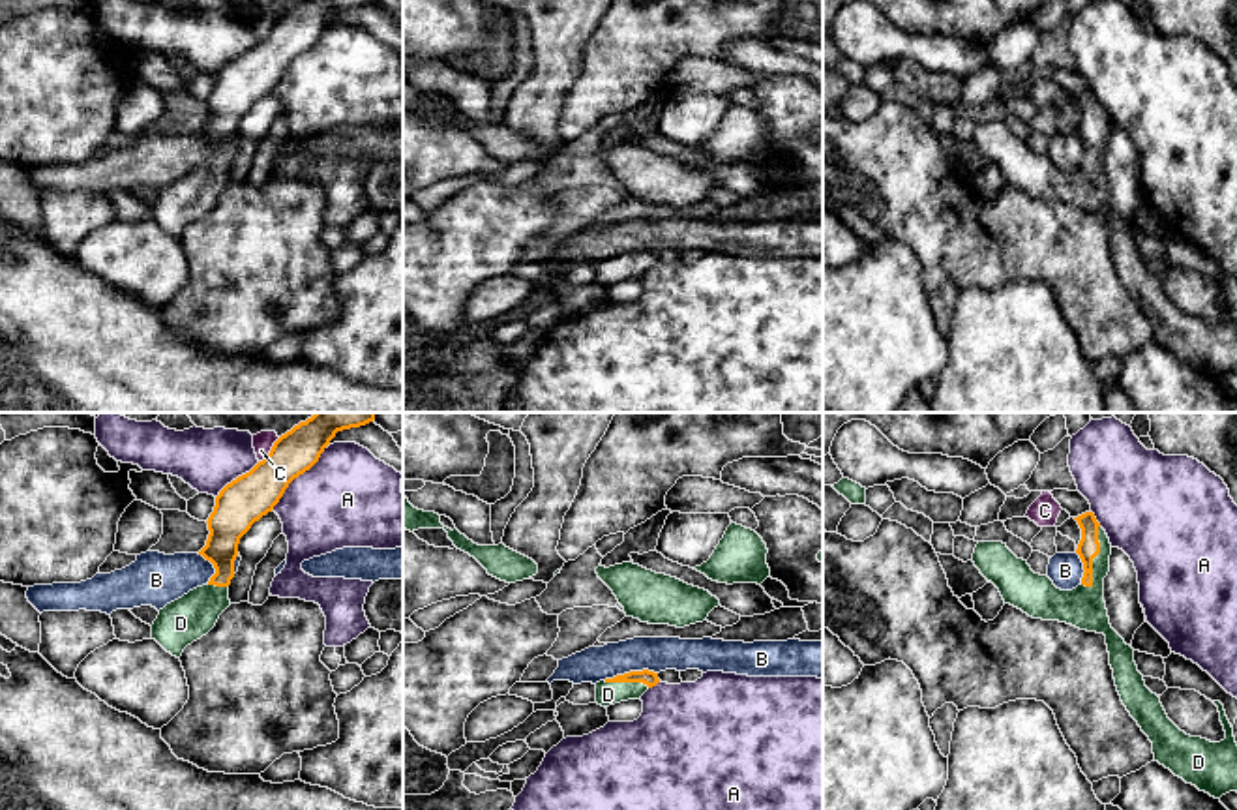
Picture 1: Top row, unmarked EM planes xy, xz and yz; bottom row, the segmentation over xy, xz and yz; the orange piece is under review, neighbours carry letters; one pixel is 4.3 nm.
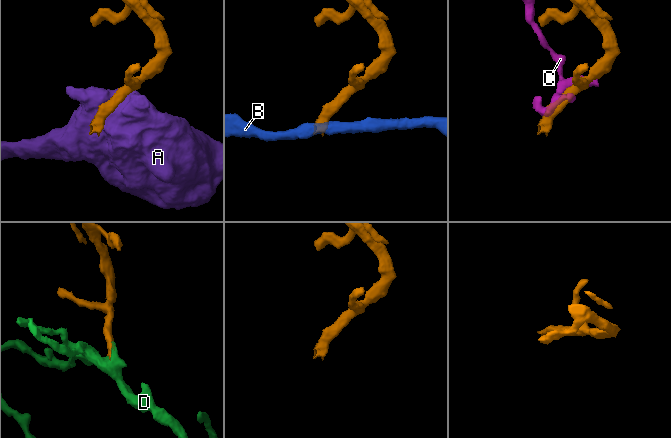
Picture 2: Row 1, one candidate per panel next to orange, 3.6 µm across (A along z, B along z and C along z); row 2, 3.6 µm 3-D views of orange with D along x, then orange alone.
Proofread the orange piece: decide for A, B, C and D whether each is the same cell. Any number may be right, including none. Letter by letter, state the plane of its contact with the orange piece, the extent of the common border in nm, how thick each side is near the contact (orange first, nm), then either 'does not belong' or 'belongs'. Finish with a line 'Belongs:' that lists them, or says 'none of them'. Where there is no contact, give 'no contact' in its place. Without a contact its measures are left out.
A: xy | 360 nm | 200/420 nm | does not belong
B: xz | 240 nm | 70/150 nm | does not belong
C: xy | 140 nm | 200/90 nm | does not belong
D: yz | 280 nm | 90/180 nm | belongs
Belongs: D

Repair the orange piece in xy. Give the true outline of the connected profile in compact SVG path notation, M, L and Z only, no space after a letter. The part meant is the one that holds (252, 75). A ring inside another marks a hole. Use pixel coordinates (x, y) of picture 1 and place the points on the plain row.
M306 0L281 15L270 34L249 52L227 64L216 77L208 98L208 120L199 131L216 148L202 167L159 189L152 219L180 238L184 229L206 216L231 186L229 165L234 158L240 118L255 101L274 90L289 64L309 51L337 11L373 0Z

